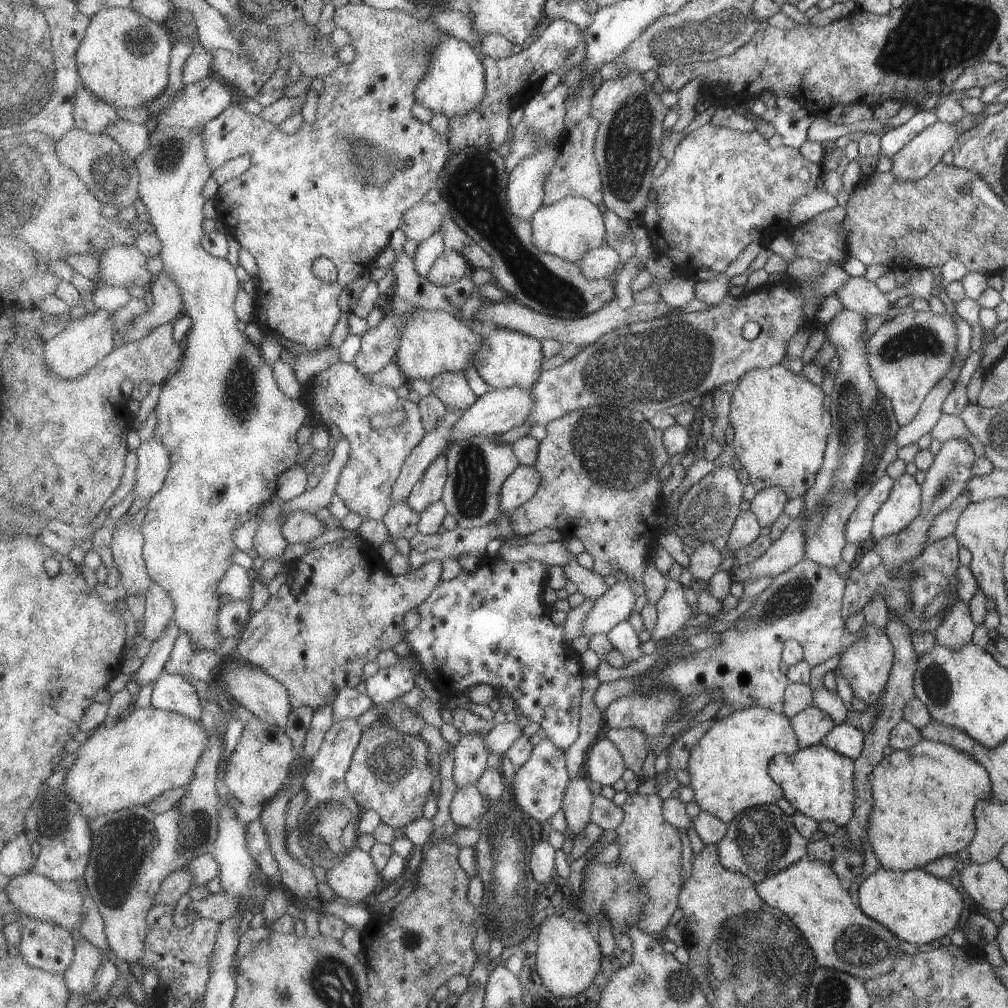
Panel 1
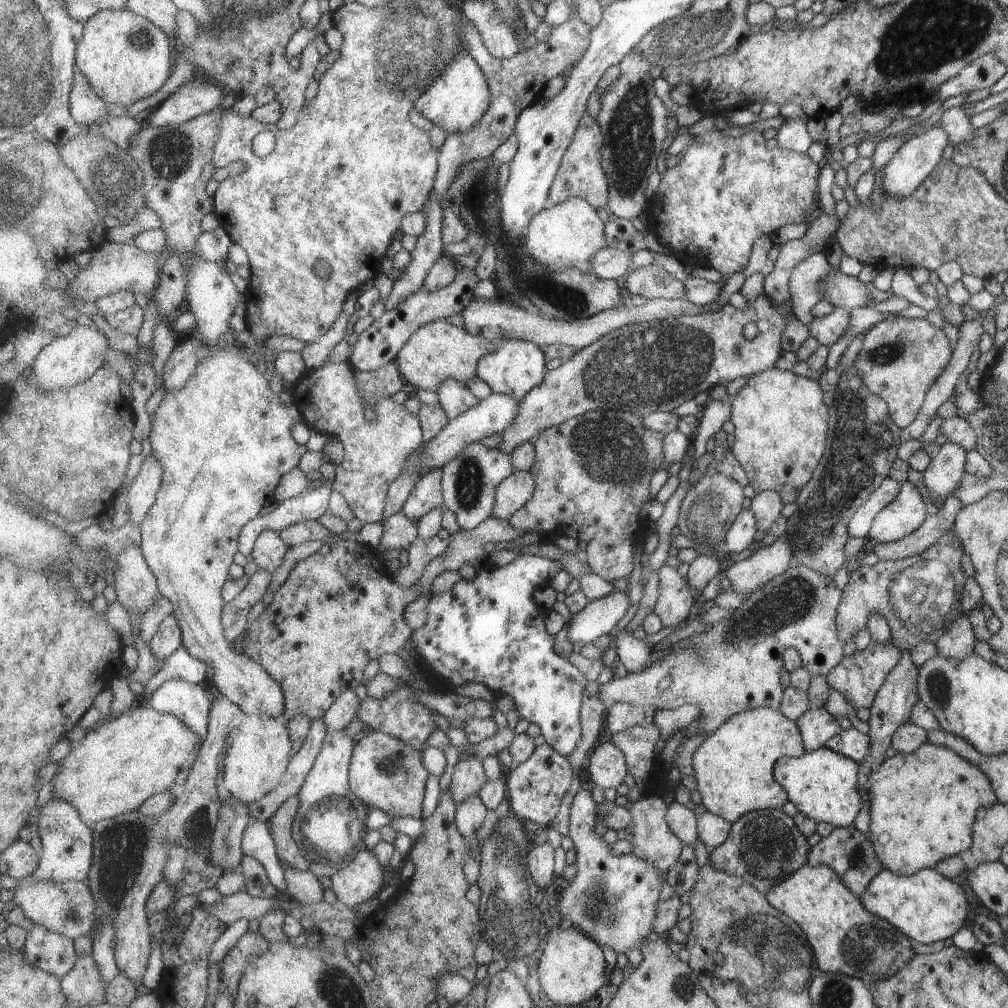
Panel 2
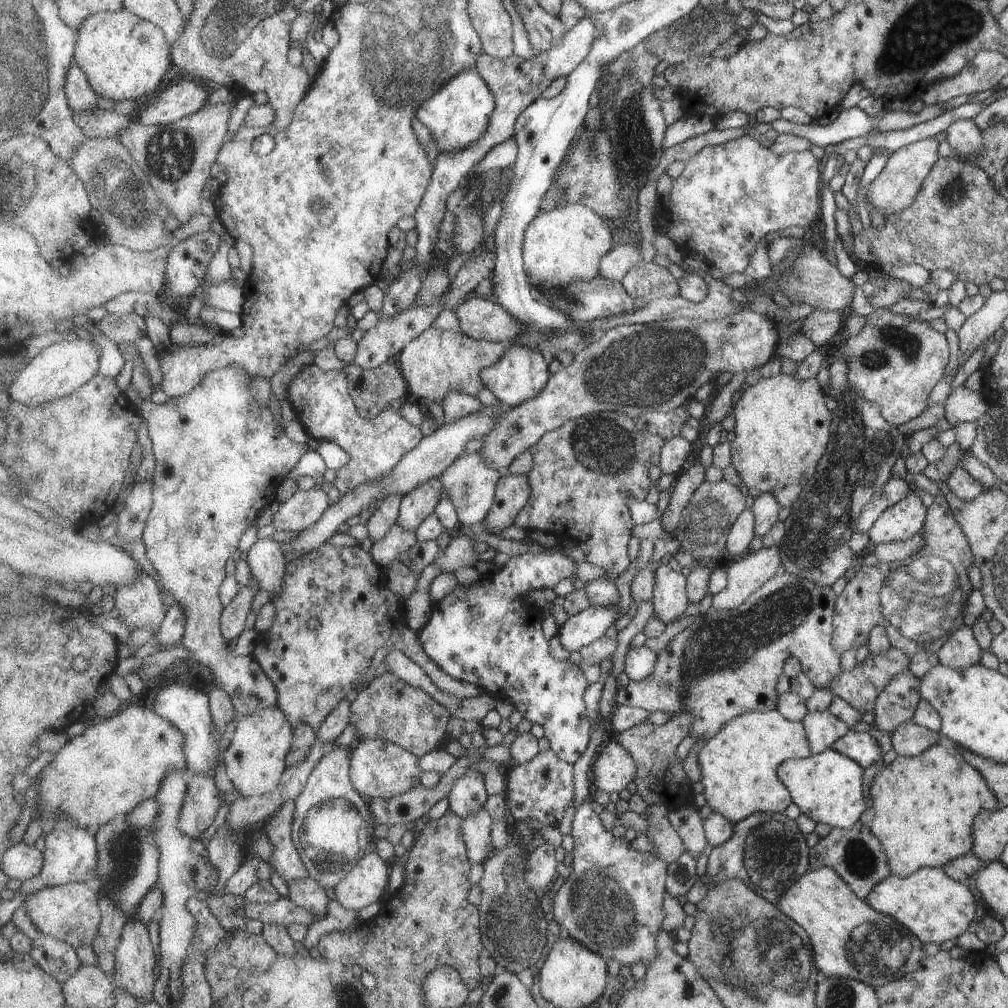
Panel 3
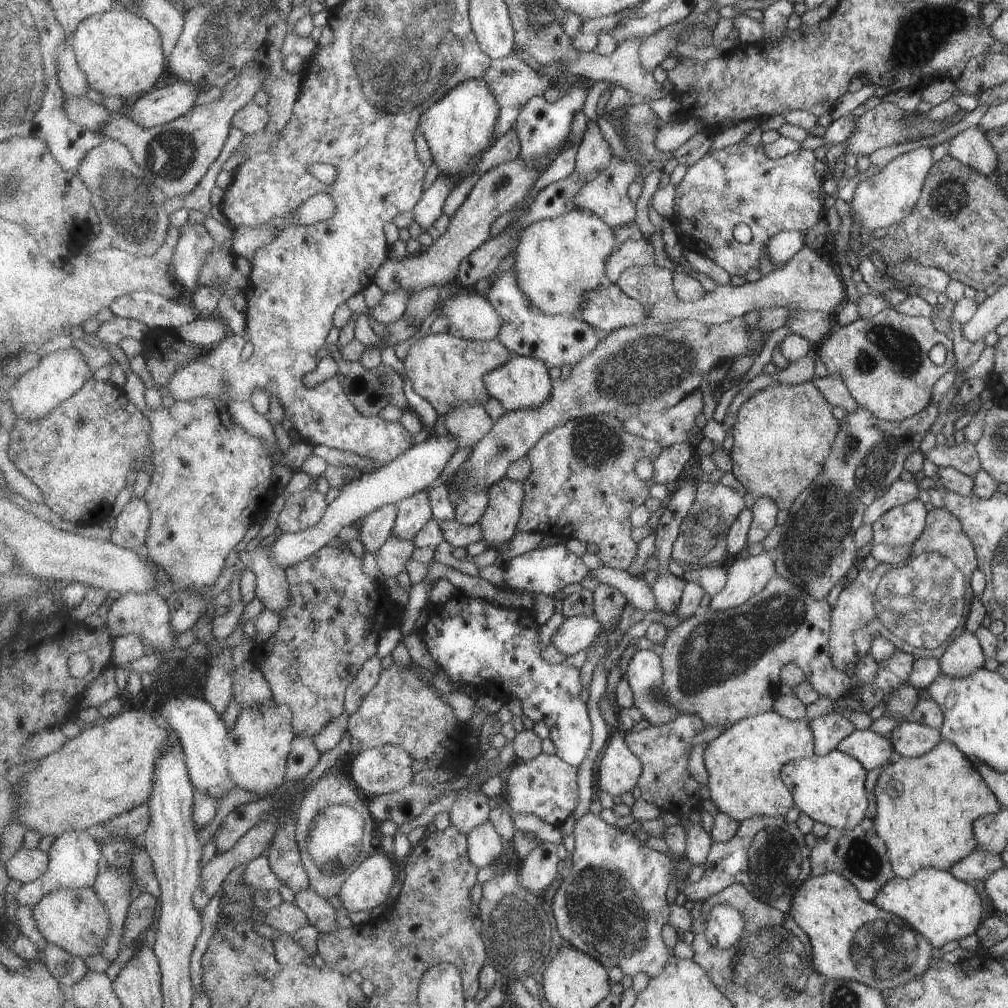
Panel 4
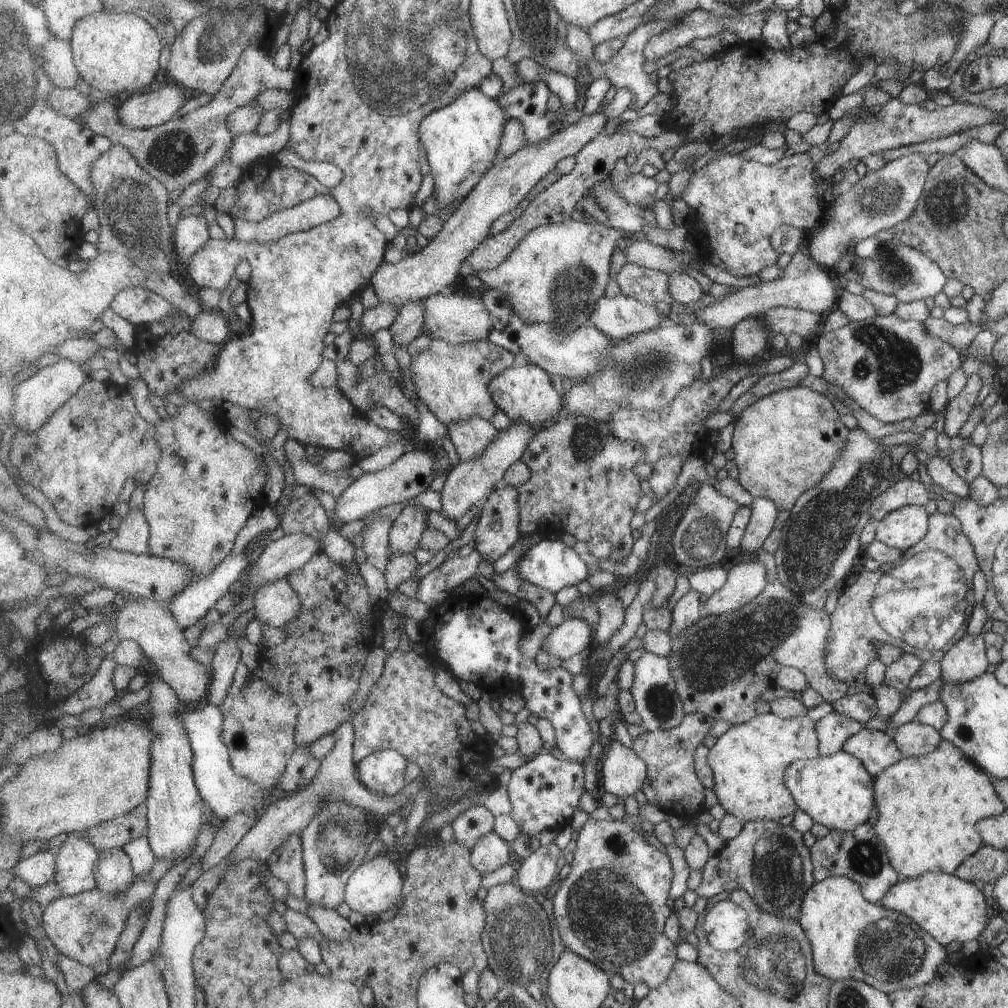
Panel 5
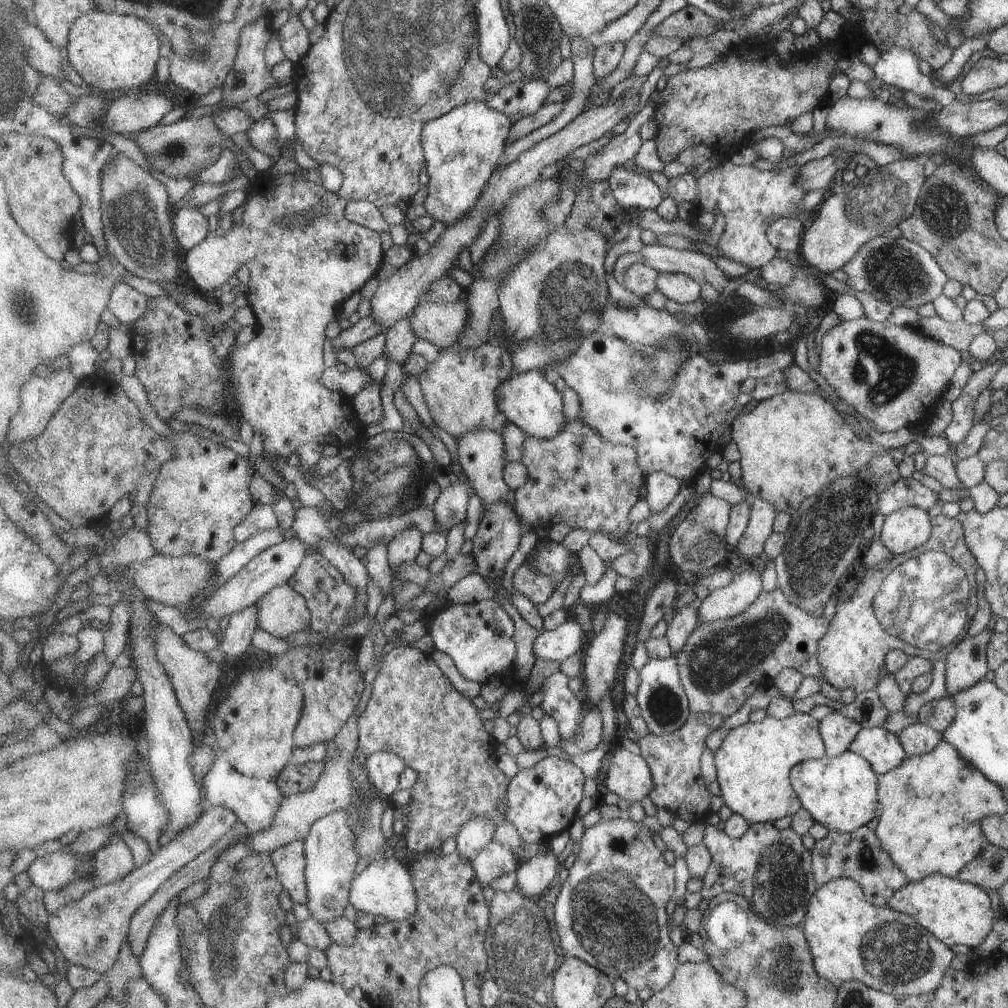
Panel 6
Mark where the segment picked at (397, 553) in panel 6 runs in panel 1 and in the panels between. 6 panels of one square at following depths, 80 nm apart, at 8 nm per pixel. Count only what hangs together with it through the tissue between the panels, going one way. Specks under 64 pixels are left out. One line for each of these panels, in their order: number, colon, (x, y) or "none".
1: (430, 489)
2: (428, 493)
3: (416, 506)
4: (414, 512)
5: (410, 525)

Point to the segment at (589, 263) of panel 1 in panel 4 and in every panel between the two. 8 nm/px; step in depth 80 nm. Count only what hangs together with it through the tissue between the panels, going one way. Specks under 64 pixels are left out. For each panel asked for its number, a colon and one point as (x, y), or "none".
2: (610, 263)
3: (615, 265)
4: (631, 252)

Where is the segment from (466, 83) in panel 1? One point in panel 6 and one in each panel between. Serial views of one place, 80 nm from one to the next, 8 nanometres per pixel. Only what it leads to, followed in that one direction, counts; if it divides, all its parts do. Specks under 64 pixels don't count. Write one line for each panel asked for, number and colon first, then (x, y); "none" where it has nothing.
2: (458, 99)
3: (458, 115)
4: (460, 128)
5: (461, 140)
6: (463, 148)

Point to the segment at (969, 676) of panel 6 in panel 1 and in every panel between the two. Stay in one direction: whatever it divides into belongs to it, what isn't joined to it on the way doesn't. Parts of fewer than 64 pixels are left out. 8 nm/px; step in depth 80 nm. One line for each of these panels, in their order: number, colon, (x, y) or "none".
1: (954, 633)
2: (957, 642)
3: (962, 650)
4: (963, 655)
5: (966, 659)

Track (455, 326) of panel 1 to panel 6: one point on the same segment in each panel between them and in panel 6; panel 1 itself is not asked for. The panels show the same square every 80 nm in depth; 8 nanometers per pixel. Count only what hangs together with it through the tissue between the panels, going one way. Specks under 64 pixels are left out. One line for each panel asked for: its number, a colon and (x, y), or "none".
2: (438, 351)
3: (437, 362)
4: (447, 371)
5: (452, 380)
6: (459, 387)

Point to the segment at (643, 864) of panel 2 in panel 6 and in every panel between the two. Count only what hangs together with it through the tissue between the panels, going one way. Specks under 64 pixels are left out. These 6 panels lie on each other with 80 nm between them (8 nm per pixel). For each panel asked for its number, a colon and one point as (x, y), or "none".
3: (612, 902)
4: (613, 905)
5: (612, 909)
6: (611, 912)

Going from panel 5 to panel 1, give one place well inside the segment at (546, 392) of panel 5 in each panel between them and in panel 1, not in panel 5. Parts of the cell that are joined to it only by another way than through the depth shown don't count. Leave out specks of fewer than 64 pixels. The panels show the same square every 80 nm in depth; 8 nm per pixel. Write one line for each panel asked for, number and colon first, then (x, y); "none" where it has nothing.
1: (508, 358)
2: (517, 367)
3: (522, 373)
4: (524, 382)

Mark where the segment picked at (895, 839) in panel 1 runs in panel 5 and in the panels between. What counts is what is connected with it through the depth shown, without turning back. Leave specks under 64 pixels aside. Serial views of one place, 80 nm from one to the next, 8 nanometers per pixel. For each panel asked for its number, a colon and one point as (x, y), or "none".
2: (922, 804)
3: (923, 806)
4: (925, 806)
5: (927, 806)

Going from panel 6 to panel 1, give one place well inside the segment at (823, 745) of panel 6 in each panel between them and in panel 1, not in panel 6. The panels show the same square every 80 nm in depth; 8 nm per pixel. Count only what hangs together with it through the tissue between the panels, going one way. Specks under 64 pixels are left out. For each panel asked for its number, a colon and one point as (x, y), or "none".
1: (728, 768)
2: (733, 767)
3: (739, 763)
4: (744, 762)
5: (748, 761)

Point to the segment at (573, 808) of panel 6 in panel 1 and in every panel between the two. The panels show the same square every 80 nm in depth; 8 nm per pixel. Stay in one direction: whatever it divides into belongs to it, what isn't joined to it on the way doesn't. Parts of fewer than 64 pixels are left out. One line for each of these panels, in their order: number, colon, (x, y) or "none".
1: (540, 785)
2: (536, 788)
3: (542, 788)
4: (548, 787)
5: (545, 792)

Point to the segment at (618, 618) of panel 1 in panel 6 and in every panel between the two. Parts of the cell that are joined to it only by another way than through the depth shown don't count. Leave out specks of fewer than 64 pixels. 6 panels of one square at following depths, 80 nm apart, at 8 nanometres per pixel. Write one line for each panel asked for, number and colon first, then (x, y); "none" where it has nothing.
2: (599, 617)
3: (589, 625)
4: (578, 633)
5: (574, 635)
6: (565, 640)

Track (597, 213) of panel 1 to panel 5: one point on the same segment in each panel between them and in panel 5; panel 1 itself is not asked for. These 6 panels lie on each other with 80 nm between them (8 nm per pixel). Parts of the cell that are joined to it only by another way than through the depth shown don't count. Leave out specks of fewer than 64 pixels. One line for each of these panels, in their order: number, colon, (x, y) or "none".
2: (570, 234)
3: (565, 245)
4: (558, 260)
5: (558, 273)

